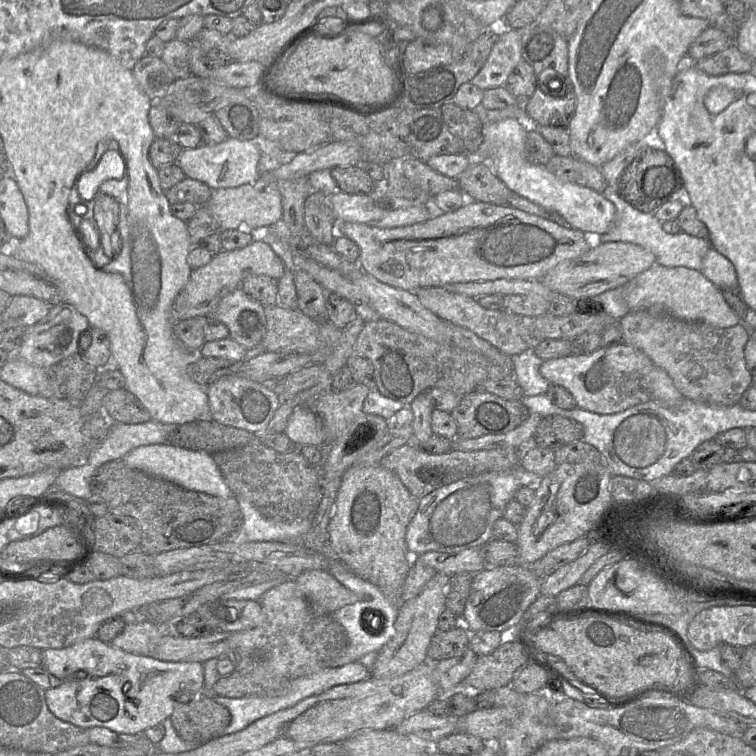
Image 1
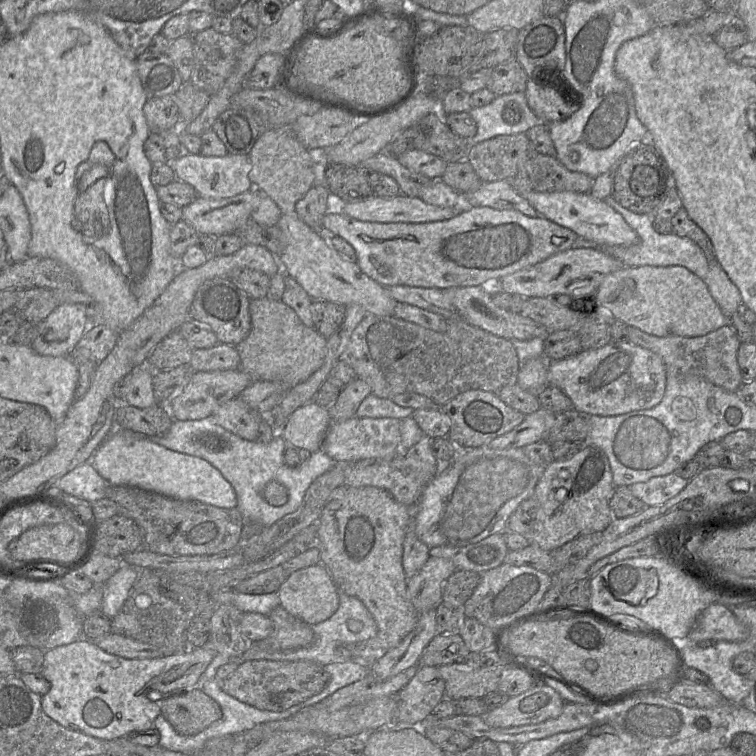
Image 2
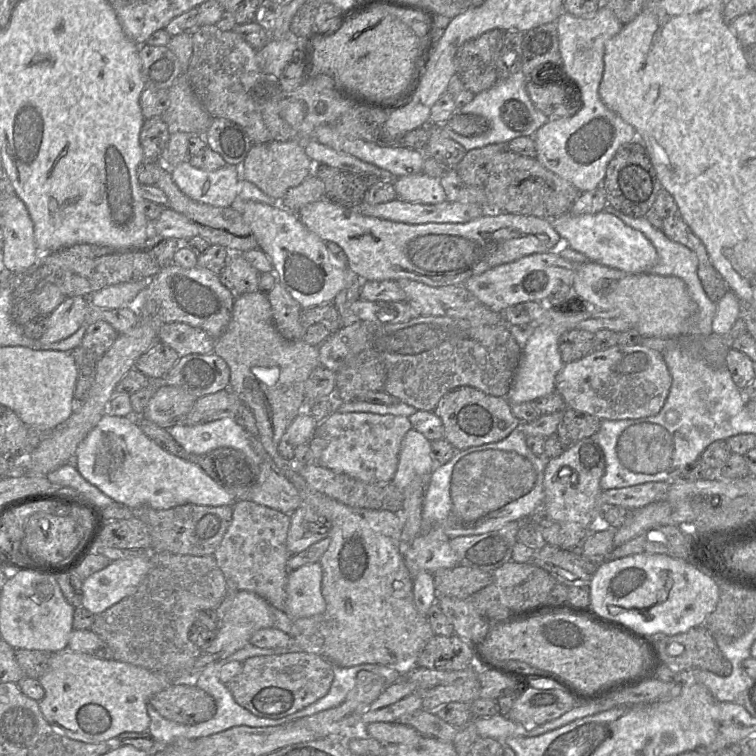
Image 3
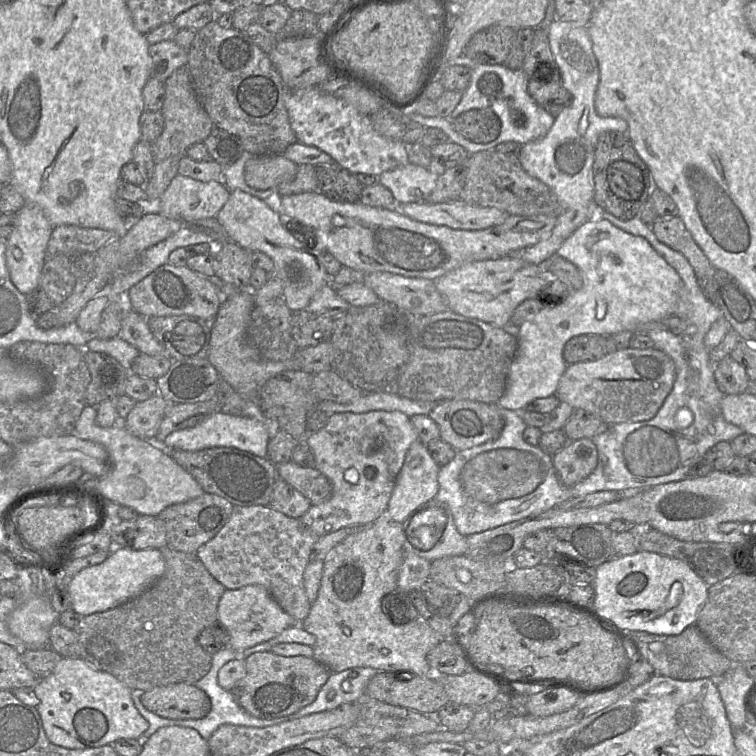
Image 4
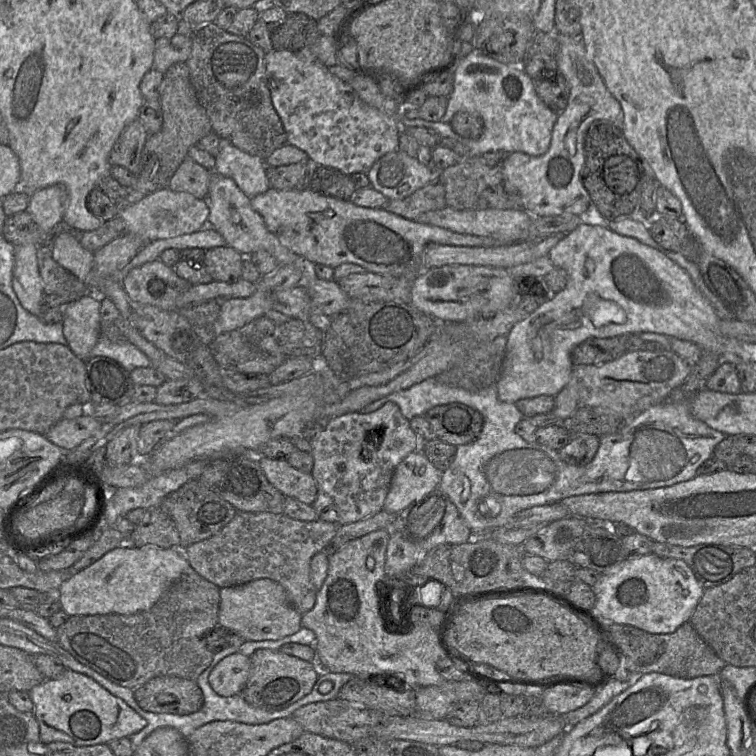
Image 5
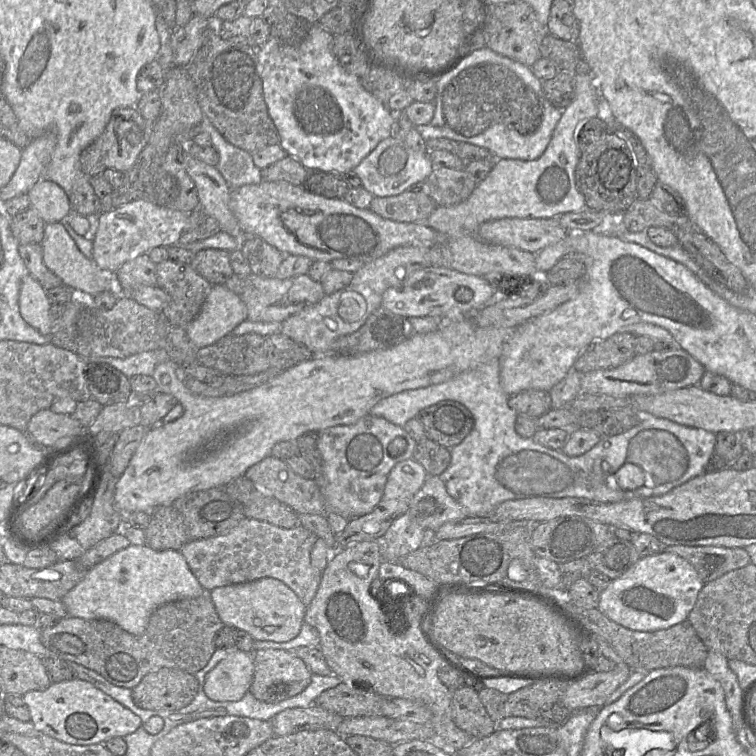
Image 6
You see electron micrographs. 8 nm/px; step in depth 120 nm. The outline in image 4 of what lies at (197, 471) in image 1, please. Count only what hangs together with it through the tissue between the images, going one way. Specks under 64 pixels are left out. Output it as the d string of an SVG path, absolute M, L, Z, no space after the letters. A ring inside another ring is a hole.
M86 405L76 422L73 434L82 440L89 440L101 445L108 453L110 462L109 472L104 477L97 479L96 488L90 486L98 494L121 506L133 508L139 514L157 516L170 505L192 500L205 493L193 476L182 468L167 450L163 449L162 444L142 440L130 434L123 427L121 421L112 427L100 427L96 423L96 415L97 408Z

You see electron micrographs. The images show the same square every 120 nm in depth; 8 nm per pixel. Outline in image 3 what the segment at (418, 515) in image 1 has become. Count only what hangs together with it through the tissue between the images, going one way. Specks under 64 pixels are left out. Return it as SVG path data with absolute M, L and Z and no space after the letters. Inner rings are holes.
M520 423L505 439L496 442L484 444L481 446L471 447L462 451L457 451L454 457L443 465L435 465L431 475L428 486L424 494L423 502L423 531L433 526L439 526L444 533L451 539L459 536L479 535L490 531L498 530L509 522L516 520L524 520L529 518L534 512L538 511L544 502L544 471L547 460L545 457L536 456L526 445L526 435L522 430L522 423Z

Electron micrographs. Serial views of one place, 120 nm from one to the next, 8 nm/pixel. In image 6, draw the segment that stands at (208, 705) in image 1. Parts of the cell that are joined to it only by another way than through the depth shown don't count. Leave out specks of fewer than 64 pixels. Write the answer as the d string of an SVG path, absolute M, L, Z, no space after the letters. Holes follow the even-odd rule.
M161 667L147 673L132 688L135 704L150 710L178 710L196 696L198 681L194 674L171 667Z

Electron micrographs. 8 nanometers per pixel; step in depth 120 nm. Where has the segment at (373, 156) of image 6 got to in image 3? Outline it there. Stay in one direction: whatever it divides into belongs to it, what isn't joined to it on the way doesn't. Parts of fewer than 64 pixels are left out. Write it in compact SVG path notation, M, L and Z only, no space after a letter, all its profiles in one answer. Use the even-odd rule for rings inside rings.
M423 172L396 177L393 186L398 198L411 203L438 204L447 199L440 179Z

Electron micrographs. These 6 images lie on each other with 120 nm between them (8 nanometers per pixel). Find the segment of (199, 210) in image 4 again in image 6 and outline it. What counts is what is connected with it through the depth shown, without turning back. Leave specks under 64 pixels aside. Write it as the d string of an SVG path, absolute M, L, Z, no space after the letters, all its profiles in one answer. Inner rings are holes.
M147 198L133 200L93 218L96 234L93 239L93 261L104 271L114 274L123 264L157 247L177 245L190 213L158 206Z

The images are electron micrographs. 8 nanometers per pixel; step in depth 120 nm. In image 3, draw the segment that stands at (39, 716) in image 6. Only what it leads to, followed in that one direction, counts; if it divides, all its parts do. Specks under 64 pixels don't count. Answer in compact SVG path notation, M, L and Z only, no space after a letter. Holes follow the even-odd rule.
M69 649L52 654L50 666L39 682L45 690L39 708L49 725L57 733L85 743L107 742L124 732L147 731L150 724L146 708L149 698L170 685L164 675L141 666Z

